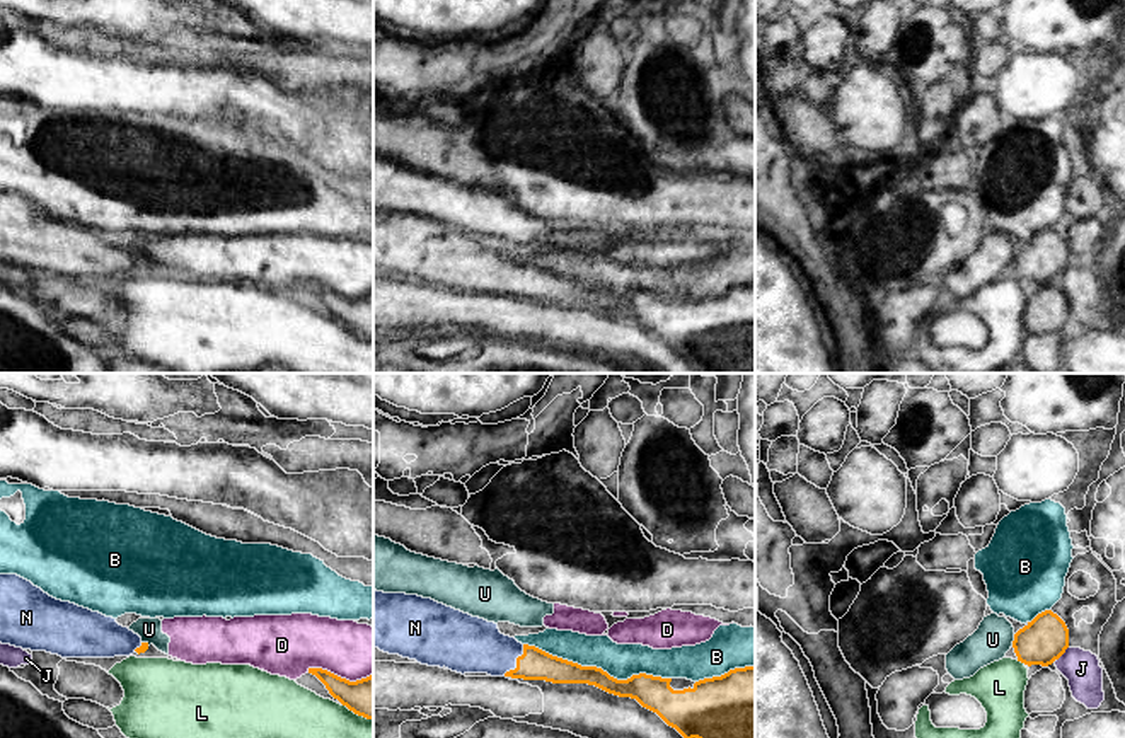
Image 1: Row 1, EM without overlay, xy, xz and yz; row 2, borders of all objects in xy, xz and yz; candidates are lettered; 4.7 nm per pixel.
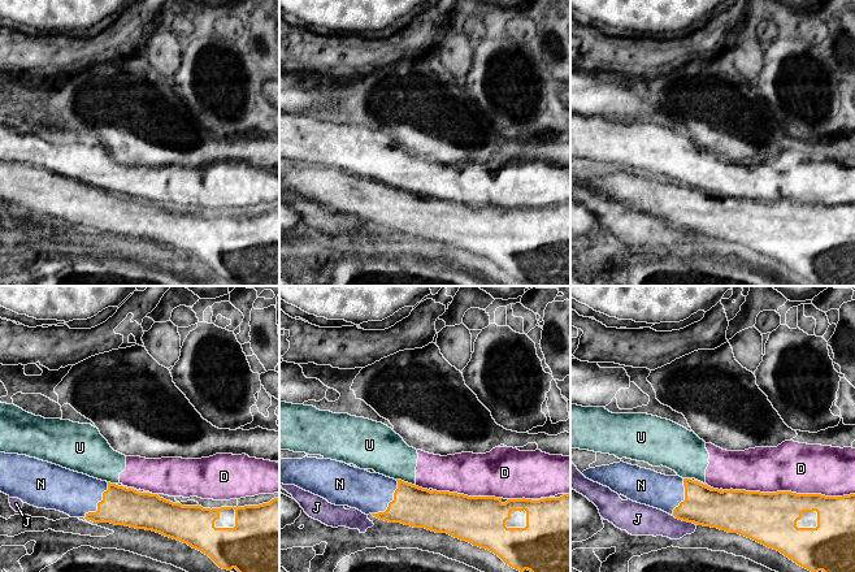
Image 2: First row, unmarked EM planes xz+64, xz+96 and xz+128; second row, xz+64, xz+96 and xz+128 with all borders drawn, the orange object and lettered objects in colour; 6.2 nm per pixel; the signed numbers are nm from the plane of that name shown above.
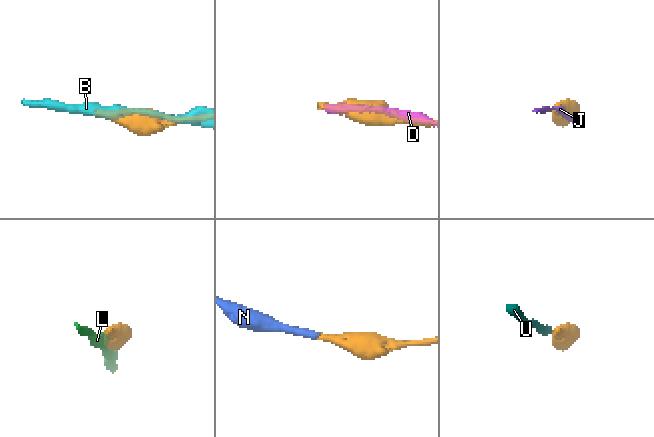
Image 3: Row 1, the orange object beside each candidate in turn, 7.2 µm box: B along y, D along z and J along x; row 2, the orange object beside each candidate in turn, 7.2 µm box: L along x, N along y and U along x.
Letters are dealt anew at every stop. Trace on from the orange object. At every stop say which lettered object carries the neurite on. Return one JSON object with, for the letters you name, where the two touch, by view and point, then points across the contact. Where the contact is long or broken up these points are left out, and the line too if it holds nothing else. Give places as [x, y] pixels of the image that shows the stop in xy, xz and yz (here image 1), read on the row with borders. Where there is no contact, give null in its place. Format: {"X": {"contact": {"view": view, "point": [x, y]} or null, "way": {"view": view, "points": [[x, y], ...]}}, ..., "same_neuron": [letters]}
{"N": {"contact": {"view": "xz", "point": [517, 662]}, "way": {"view": "xz", "points": [[534, 663], [517, 662], [467, 645]]}}, "same_neuron": ["N"]}

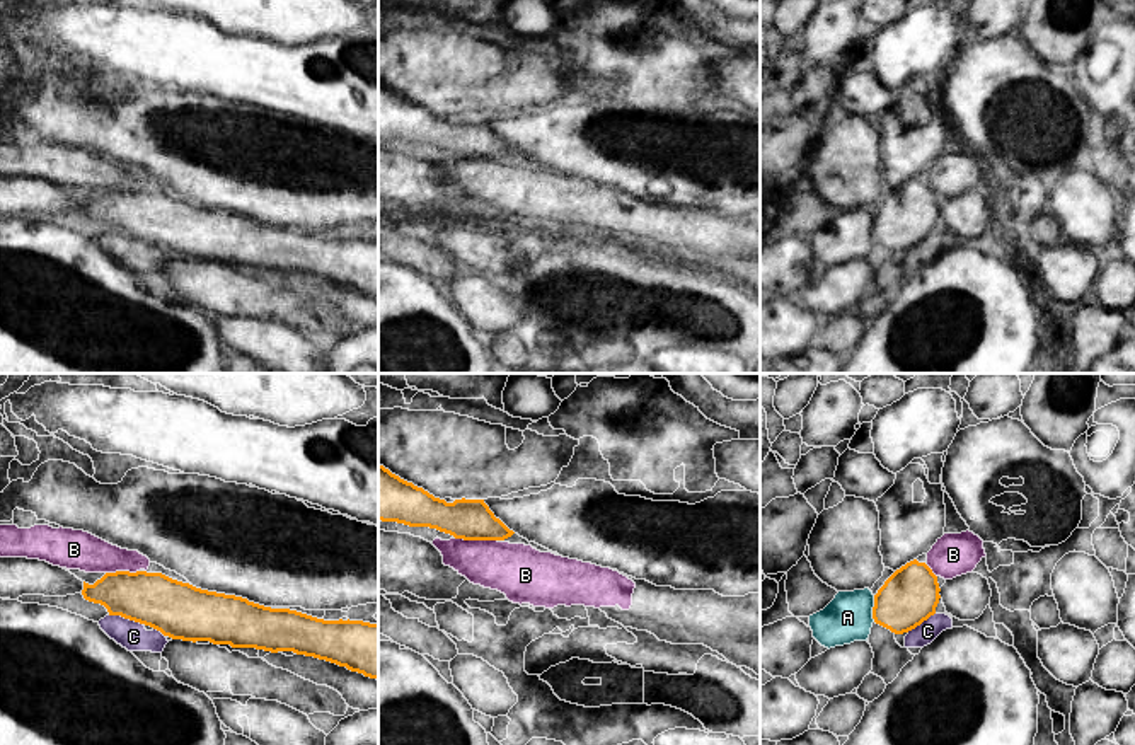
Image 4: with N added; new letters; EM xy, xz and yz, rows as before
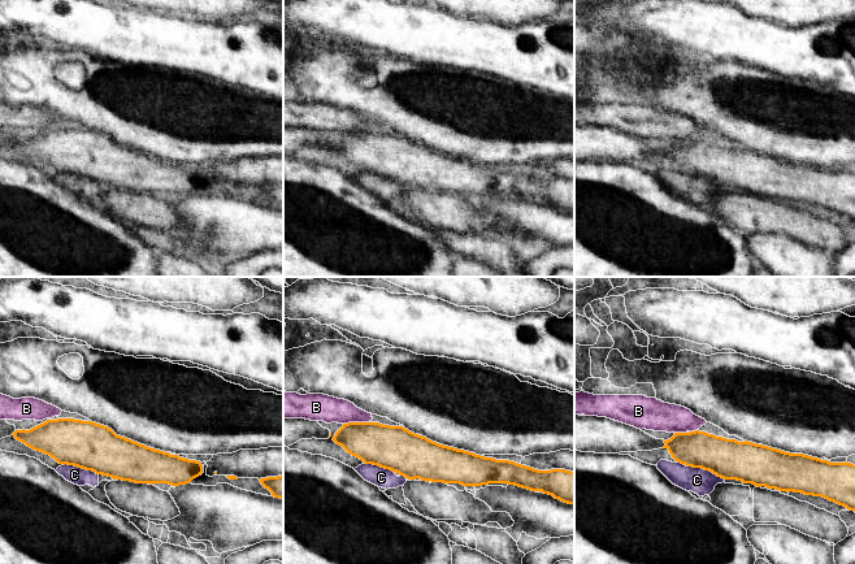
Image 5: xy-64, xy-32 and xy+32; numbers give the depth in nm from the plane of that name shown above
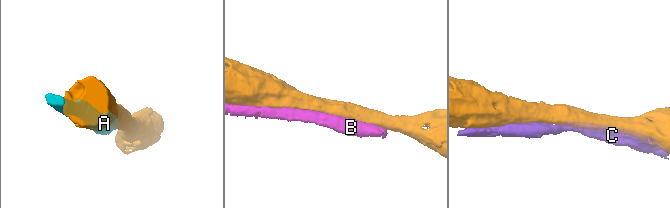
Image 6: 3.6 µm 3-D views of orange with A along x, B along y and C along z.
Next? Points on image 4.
{"same_neuron": []}

